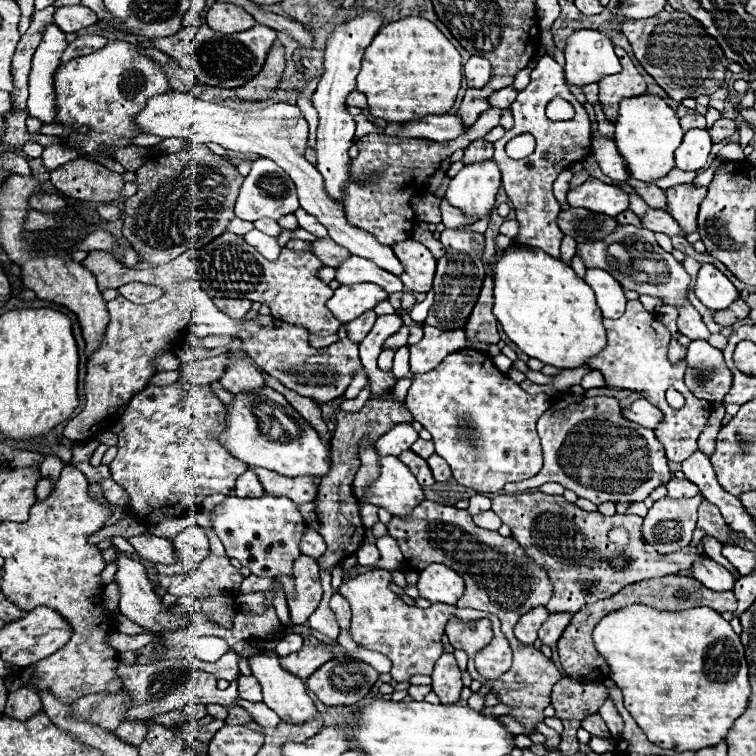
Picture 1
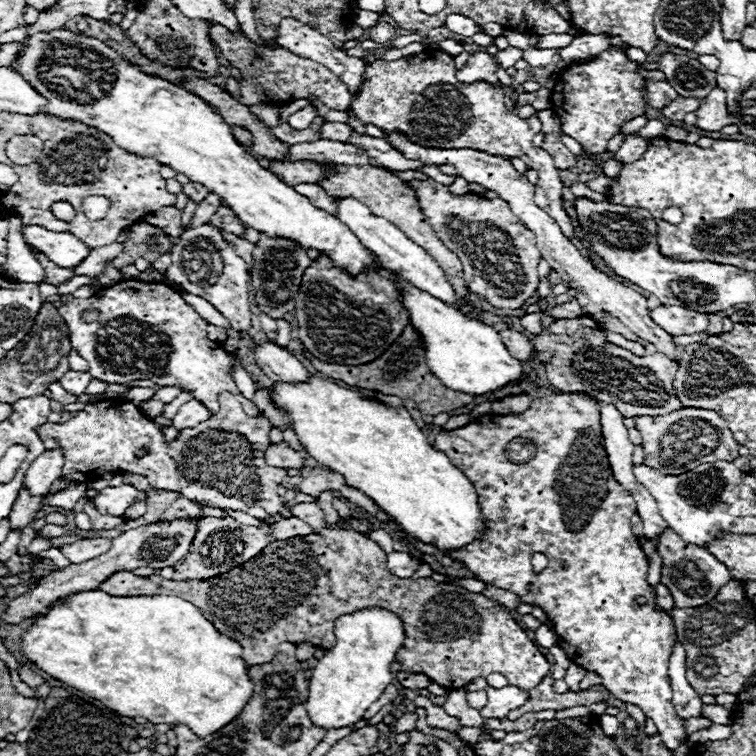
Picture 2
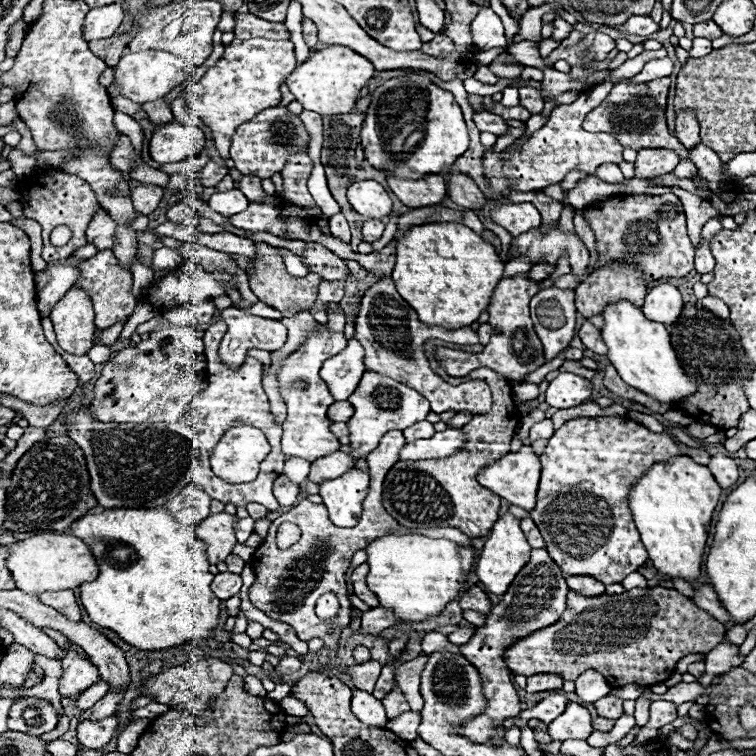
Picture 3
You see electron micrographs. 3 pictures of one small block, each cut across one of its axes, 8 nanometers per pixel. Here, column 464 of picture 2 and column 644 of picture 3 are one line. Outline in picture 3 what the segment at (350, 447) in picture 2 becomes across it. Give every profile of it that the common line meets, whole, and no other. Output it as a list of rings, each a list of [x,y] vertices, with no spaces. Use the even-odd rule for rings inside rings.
[[[676,456],[668,462],[654,464],[630,492],[630,510],[642,542],[656,570],[668,578],[682,578],[686,582],[700,578],[702,556],[708,540],[706,530],[722,488],[730,488],[738,480],[738,466],[728,456],[712,456],[708,468],[696,464],[690,456]]]

